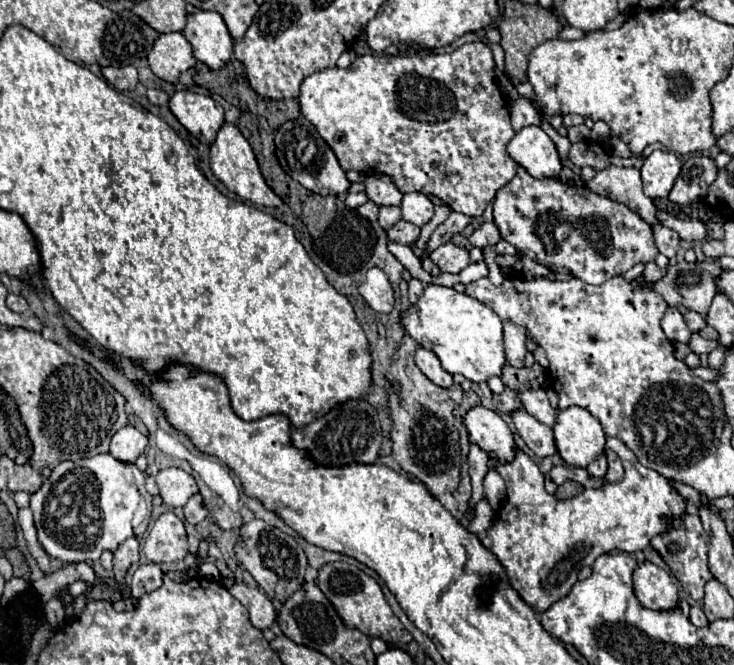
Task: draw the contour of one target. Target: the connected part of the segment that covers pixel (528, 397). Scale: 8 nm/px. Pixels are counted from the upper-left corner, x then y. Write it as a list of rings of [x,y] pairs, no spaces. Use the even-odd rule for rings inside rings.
[[[526,390],[526,392],[520,392],[518,396],[524,404],[524,410],[530,416],[534,416],[538,422],[542,422],[546,426],[556,424],[556,410],[550,406],[544,390]]]

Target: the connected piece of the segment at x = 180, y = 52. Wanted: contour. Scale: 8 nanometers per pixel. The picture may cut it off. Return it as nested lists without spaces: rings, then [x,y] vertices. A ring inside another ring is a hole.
[[[172,32],[162,34],[156,40],[152,52],[148,54],[148,64],[158,78],[176,84],[184,70],[196,66],[196,58],[192,56],[192,48],[184,44],[184,34]]]

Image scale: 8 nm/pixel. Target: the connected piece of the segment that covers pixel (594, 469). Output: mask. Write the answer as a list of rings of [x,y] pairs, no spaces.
[[[602,454],[600,458],[596,458],[588,468],[588,474],[590,476],[596,476],[596,478],[604,478],[606,476],[606,470],[608,470],[608,466],[606,466],[606,456]]]

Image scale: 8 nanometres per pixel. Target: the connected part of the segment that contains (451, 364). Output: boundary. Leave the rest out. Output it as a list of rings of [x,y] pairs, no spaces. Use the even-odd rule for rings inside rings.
[[[426,286],[420,300],[408,308],[400,322],[420,346],[436,352],[442,368],[450,374],[462,374],[472,382],[486,382],[492,376],[502,376],[502,368],[508,364],[500,318],[480,300],[460,294],[454,288]]]

